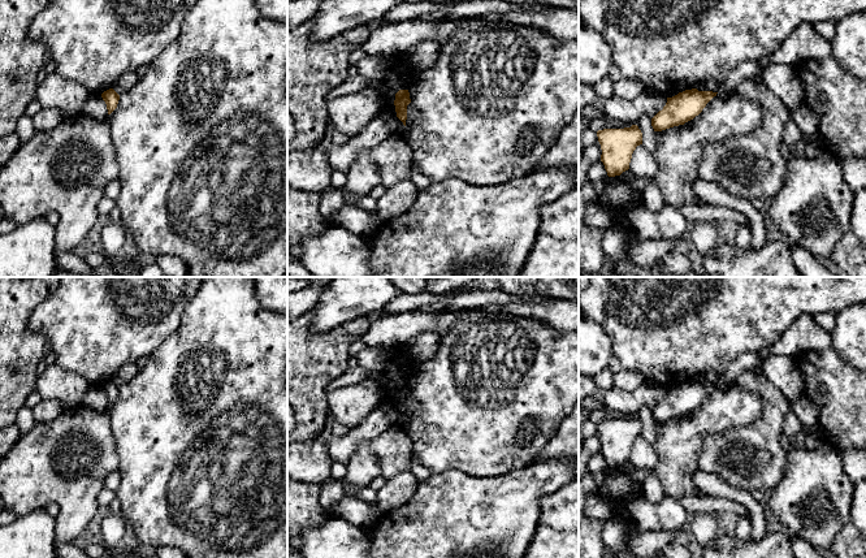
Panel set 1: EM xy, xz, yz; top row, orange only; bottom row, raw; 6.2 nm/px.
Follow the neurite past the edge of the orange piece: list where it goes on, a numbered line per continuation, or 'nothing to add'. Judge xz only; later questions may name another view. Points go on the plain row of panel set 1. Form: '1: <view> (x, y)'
nothing to add

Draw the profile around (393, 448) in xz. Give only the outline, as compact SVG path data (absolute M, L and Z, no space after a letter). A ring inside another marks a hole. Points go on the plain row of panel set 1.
M393 425L371 440L369 445L378 458L381 476L386 480L398 476L400 472L411 471L412 440L402 427Z

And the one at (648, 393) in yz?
M645 380L635 392L624 392L616 386L603 393L603 405L607 410L637 416L644 406L654 408L667 394L667 389Z

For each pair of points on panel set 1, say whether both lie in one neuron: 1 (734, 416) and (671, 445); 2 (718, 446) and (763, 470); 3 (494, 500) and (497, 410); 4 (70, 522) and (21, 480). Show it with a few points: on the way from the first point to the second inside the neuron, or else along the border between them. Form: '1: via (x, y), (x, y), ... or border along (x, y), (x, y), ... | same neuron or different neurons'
1: via (718, 416), (701, 422), (687, 435) | same neuron
2: via (730, 455), (752, 458) | same neuron
3: border along (524, 467), (497, 476), (471, 476), (466, 474) | different neurons
4: via (66, 506), (40, 480), (37, 480) | same neuron

